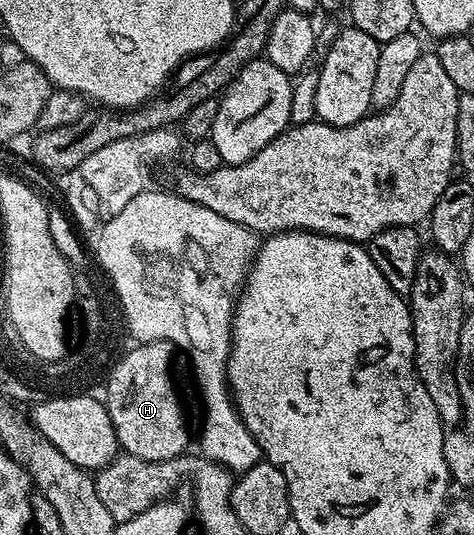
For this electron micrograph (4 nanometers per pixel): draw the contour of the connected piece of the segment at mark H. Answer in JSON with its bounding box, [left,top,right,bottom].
[105,342,193,462]

